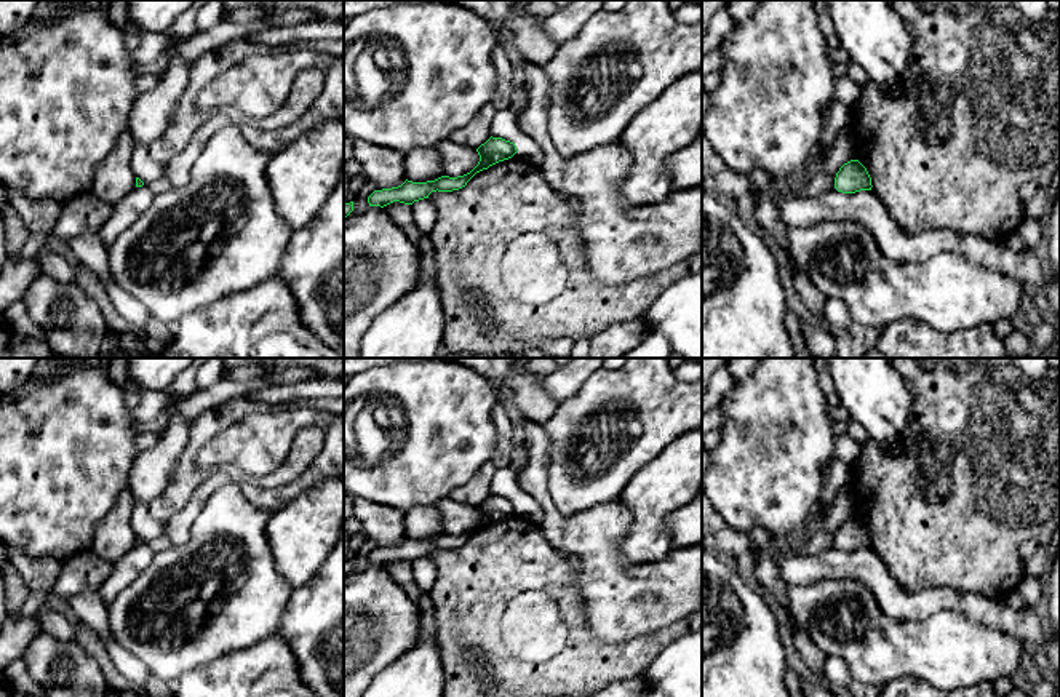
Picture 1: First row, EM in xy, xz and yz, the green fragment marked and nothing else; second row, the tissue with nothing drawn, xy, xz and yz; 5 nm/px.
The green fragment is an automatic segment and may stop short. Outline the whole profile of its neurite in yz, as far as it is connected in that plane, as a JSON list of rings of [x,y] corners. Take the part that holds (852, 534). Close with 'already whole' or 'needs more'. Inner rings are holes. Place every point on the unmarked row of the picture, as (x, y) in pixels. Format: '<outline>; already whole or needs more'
[[[859,518],[844,521],[835,536],[835,547],[843,552],[871,548],[871,536]]]; already whole

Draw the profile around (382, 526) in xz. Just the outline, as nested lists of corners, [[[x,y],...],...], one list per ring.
[[[365,499],[353,502],[353,518],[374,548],[398,545],[406,539],[404,513]]]

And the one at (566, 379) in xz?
[[[572,358],[544,377],[547,393],[558,403],[574,396],[584,382],[603,366],[603,358]]]

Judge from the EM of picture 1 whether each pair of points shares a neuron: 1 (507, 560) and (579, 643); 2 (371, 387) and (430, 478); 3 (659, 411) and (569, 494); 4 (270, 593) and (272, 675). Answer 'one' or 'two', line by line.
1: one
2: one
3: one
4: two

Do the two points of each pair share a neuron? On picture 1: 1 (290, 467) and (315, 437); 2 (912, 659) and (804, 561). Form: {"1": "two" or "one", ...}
{"1": "one", "2": "two"}

